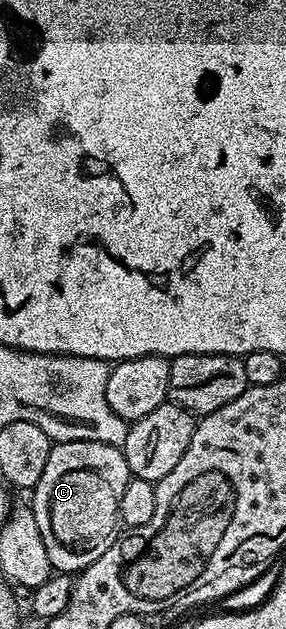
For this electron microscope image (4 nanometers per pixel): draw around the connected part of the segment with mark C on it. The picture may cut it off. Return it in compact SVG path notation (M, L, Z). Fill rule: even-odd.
M93 440L53 443L50 458L46 458L46 470L42 470L42 478L38 478L36 487L31 489L30 507L34 522L38 522L38 531L42 533L46 554L50 554L50 562L57 573L83 572L90 562L102 558L102 554L116 543L121 527L120 503L129 479L128 463L121 449Z

